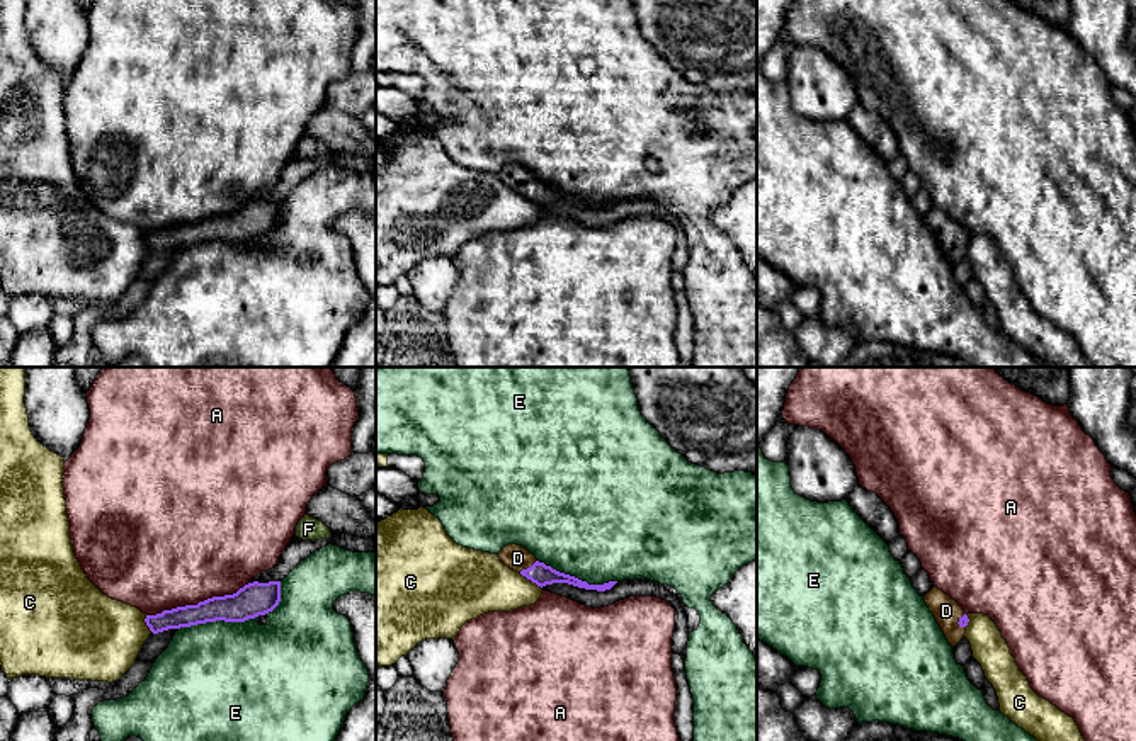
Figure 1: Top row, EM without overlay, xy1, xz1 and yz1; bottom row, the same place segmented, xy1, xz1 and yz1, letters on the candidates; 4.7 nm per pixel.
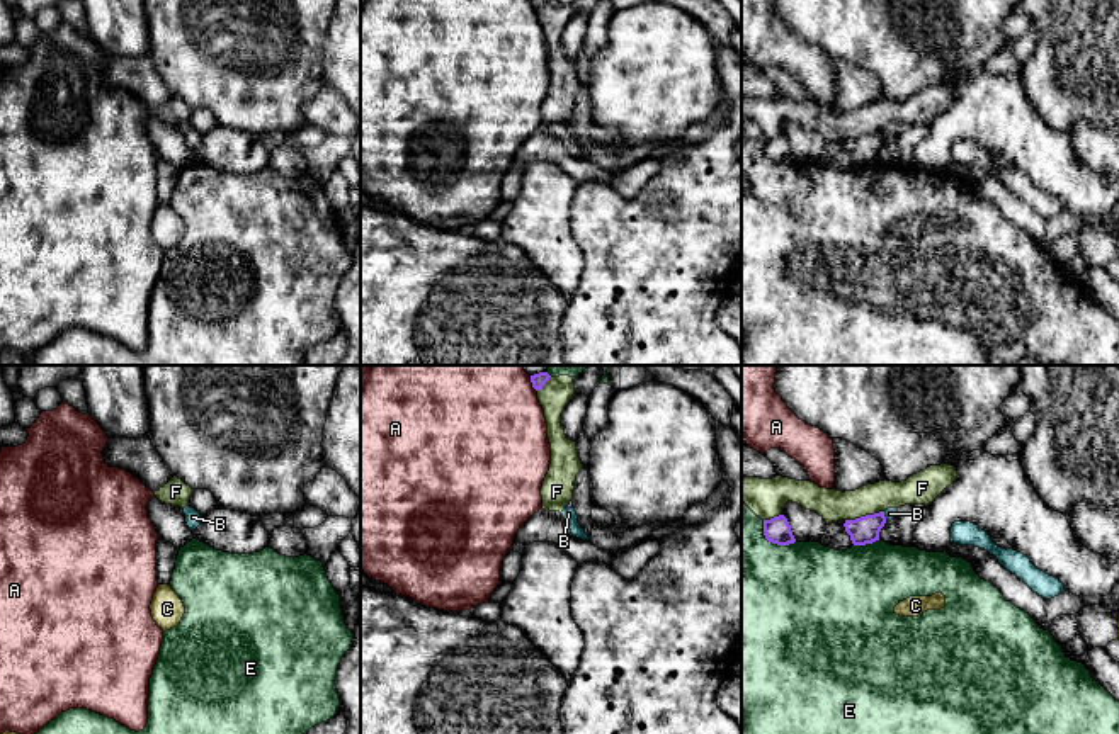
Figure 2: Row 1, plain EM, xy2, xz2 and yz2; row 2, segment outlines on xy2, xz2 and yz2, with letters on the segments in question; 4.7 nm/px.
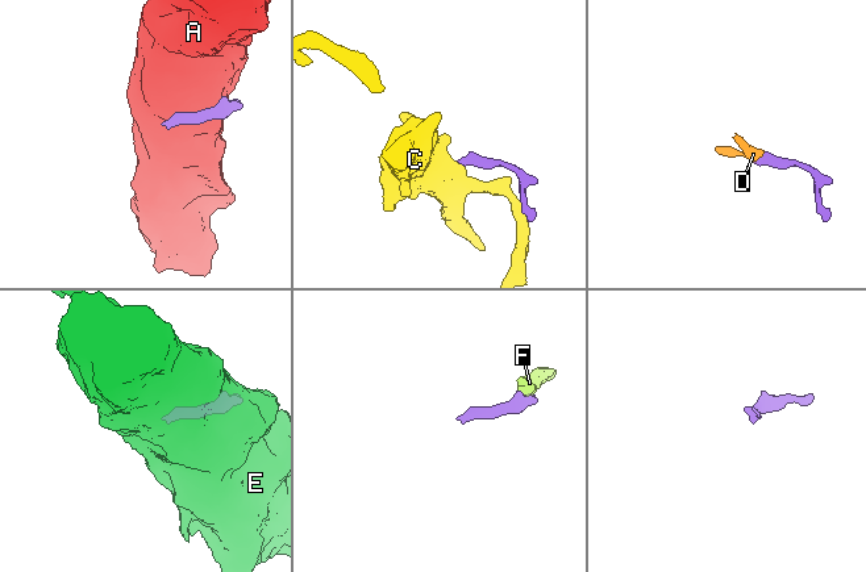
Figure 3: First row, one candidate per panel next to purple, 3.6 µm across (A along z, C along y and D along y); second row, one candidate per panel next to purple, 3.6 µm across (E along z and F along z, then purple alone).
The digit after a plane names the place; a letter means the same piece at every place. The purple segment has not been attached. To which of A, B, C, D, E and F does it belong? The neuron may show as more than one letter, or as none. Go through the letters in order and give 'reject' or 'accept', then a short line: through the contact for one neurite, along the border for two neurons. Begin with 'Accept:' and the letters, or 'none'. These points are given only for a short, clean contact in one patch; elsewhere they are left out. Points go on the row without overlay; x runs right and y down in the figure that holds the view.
Accept: B, D
A: reject
B: accept; line yz2 (863, 150), (885, 136), (890, 133)
C: reject; line xz1 (519, 192), (541, 208)
D: accept; line xz1 (539, 192), (528, 187), (517, 177)
E: reject
F: reject

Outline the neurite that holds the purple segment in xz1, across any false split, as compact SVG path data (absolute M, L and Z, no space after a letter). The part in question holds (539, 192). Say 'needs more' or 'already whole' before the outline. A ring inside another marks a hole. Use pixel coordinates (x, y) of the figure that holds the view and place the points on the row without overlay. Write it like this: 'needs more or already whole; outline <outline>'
needs more; outline M508 163L498 172L500 180L510 189L520 192L537 206L546 206L553 202L568 202L585 209L605 211L611 209L617 201L609 201L604 204L588 204L575 195L559 192L544 182L539 182L534 173L531 173L525 167L517 163Z

